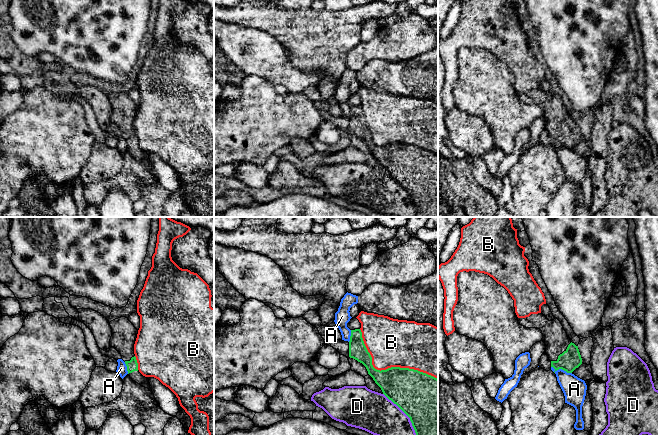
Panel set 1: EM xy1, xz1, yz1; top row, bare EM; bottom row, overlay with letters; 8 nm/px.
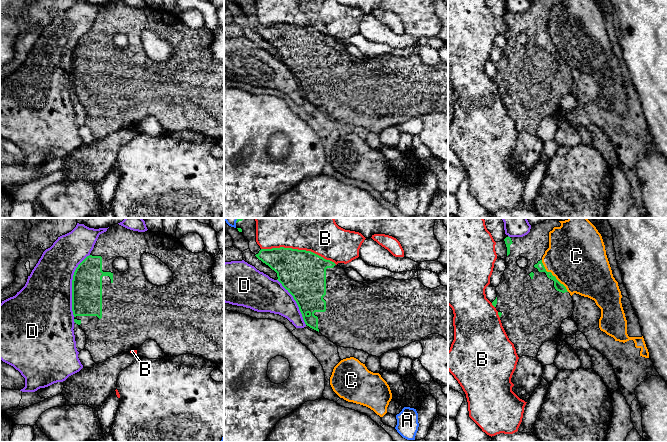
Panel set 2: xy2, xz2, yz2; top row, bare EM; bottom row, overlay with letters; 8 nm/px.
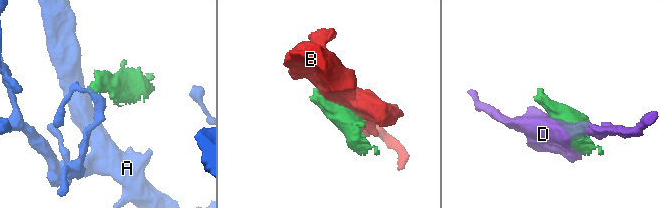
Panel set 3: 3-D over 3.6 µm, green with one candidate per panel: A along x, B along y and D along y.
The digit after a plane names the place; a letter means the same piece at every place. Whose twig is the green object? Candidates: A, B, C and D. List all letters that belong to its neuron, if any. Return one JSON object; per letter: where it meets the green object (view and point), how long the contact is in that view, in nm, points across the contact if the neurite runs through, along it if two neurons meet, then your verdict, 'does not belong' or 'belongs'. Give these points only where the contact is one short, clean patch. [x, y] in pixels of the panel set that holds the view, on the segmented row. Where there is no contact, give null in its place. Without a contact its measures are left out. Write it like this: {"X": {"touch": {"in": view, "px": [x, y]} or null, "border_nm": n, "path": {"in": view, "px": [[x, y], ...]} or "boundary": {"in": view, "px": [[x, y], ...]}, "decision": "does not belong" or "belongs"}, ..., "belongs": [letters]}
{"A": {"touch": {"in": "yz1", "px": [561, 368]}, "border_nm": 180, "boundary": {"in": "yz1", "px": [[551, 366], [556, 370], [563, 369], [571, 373]]}, "decision": "does not belong"}, "B": {"touch": {"in": "xz1", "px": [387, 369]}, "border_nm": 750, "decision": "does not belong"}, "C": {"touch": {"in": "yz2", "px": [552, 275]}, "border_nm": 340, "decision": "does not belong"}, "D": {"touch": {"in": "xy2", "px": [72, 285]}, "border_nm": 500, "decision": "does not belong"}, "belongs": []}

